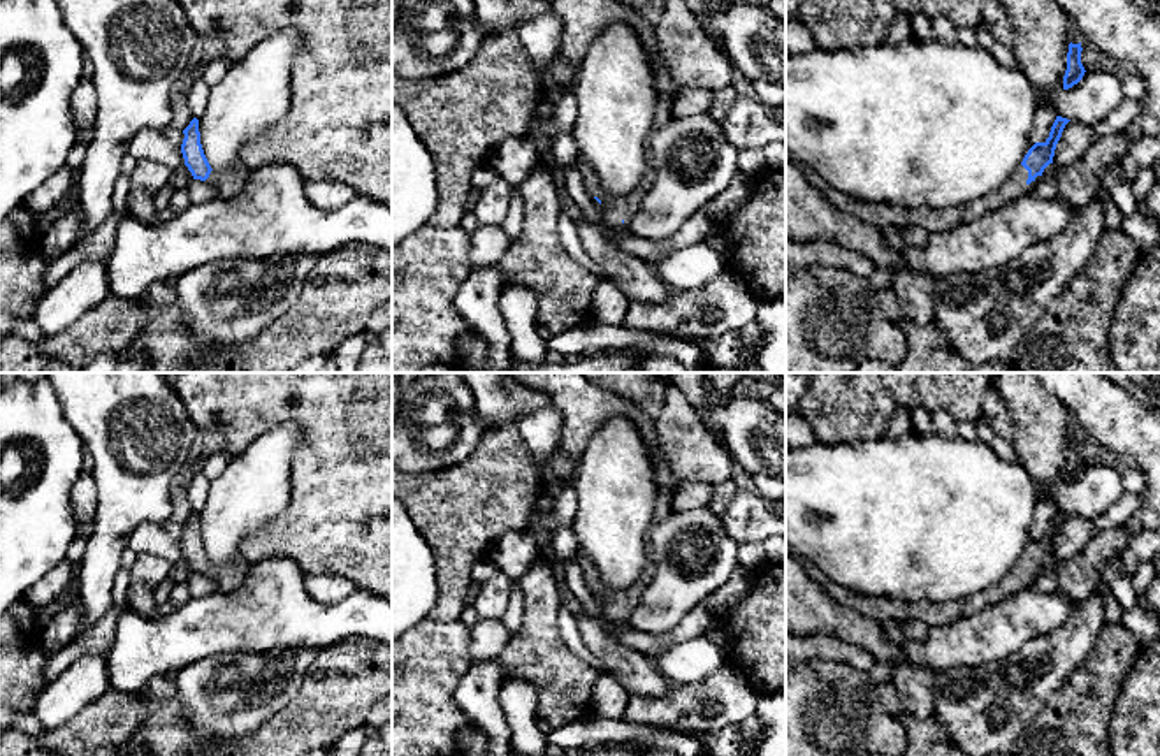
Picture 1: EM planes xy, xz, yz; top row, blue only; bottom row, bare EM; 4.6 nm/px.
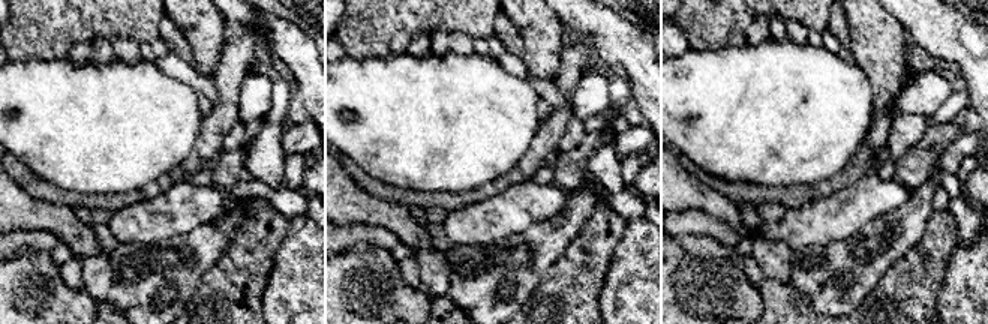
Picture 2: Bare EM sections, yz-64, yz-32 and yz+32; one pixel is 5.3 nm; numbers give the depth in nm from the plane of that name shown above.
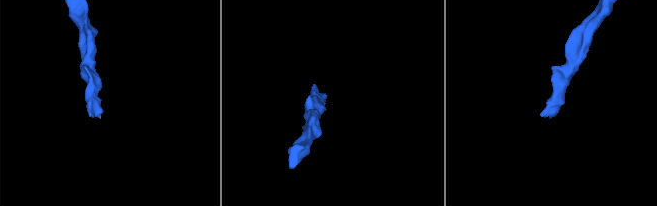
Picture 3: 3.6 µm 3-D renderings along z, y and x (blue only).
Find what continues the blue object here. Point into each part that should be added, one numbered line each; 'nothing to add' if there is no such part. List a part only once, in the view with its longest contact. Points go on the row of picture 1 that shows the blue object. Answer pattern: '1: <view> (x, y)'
1: yz (879, 215)

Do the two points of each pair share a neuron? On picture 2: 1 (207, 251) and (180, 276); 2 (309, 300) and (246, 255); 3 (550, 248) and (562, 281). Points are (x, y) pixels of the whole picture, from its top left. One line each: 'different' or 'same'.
1: same
2: different
3: different

